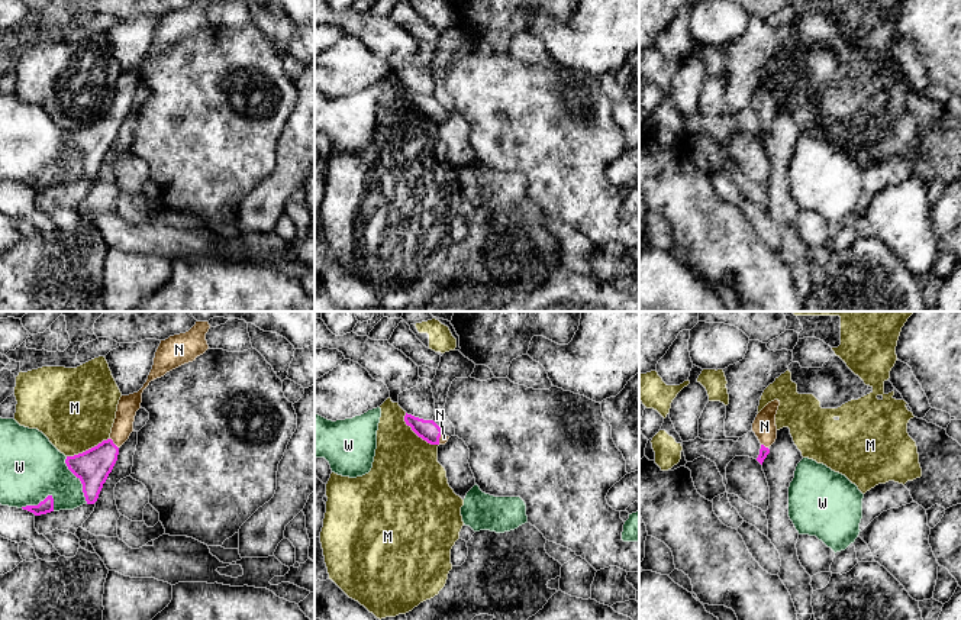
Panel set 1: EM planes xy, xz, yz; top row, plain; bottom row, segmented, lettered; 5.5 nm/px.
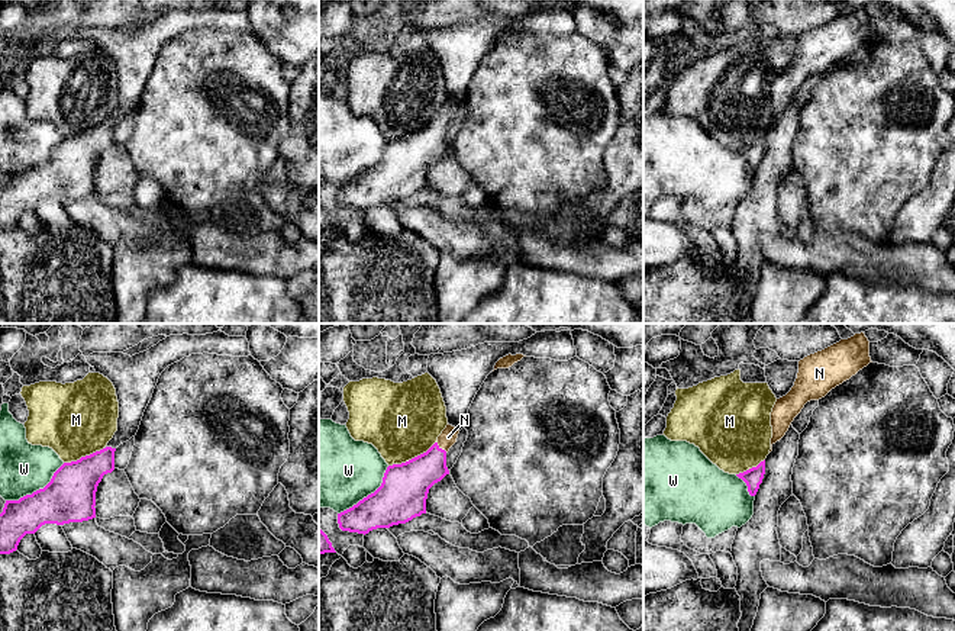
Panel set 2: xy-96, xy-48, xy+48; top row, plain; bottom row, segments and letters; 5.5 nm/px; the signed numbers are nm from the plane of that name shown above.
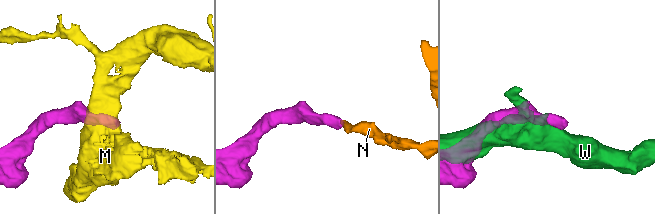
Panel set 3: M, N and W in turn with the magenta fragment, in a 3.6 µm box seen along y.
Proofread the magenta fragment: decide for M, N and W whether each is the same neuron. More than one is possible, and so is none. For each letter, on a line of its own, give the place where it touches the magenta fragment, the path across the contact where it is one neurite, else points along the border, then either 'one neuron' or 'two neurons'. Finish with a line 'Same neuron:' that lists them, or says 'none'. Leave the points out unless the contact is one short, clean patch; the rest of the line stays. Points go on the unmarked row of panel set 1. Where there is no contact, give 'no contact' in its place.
M: meets magenta in xz at (418, 110); border along xz (405, 89), (405, 97), (419, 112), (438, 120); two neurons
N: meets magenta in xy at (113, 119); runs through xy (93, 142), (113, 119), (123, 102), (128, 81); one neuron
W: meets magenta in xy at (80, 155); two neurons
Same neuron: N

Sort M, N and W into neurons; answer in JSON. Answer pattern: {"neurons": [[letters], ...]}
{"neurons": [["M"], ["N"], ["W"]]}

